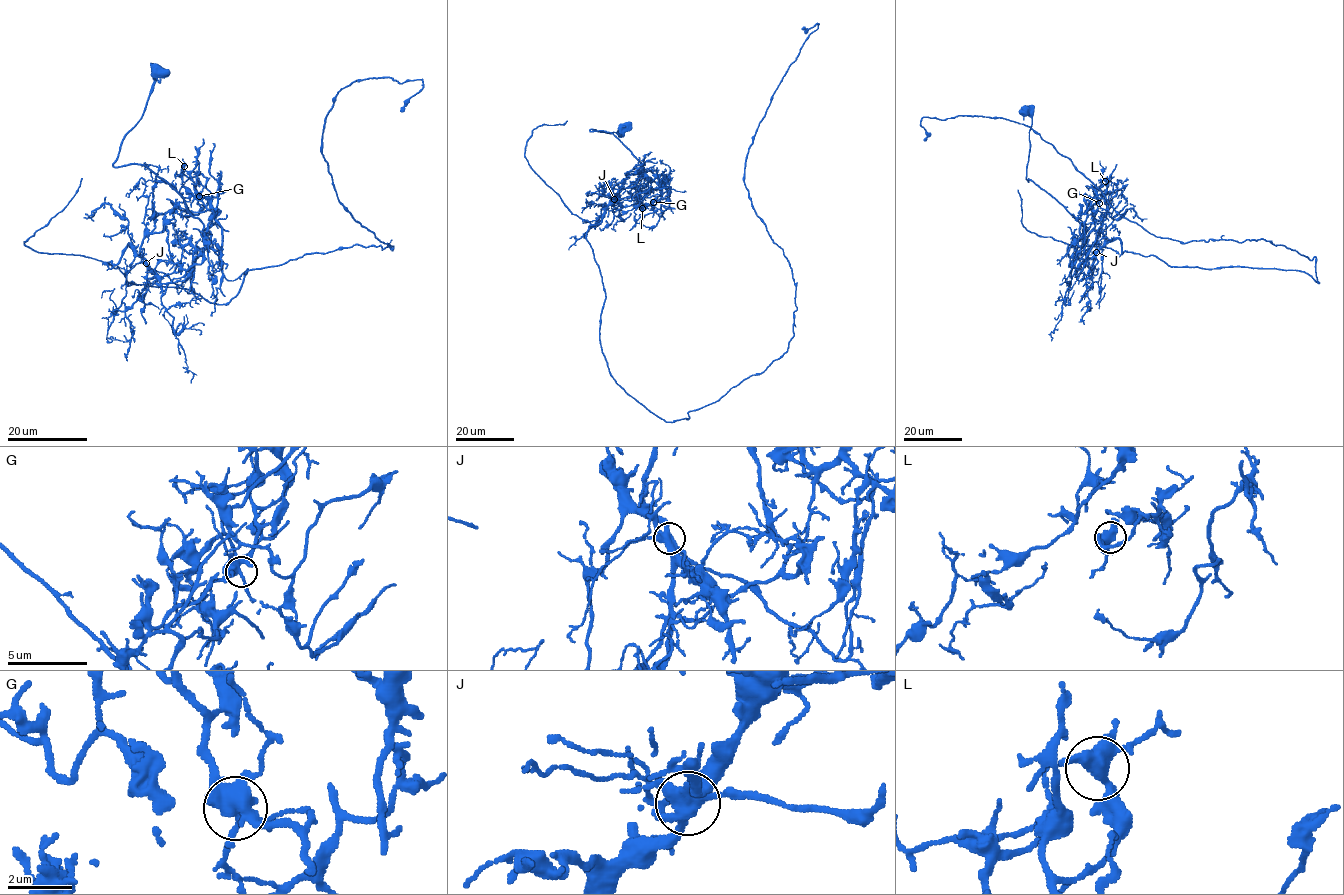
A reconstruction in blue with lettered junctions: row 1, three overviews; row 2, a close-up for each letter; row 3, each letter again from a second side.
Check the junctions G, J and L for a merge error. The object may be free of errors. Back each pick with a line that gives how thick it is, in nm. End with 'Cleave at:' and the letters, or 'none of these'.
J: 440 nm
Cleave at: J

